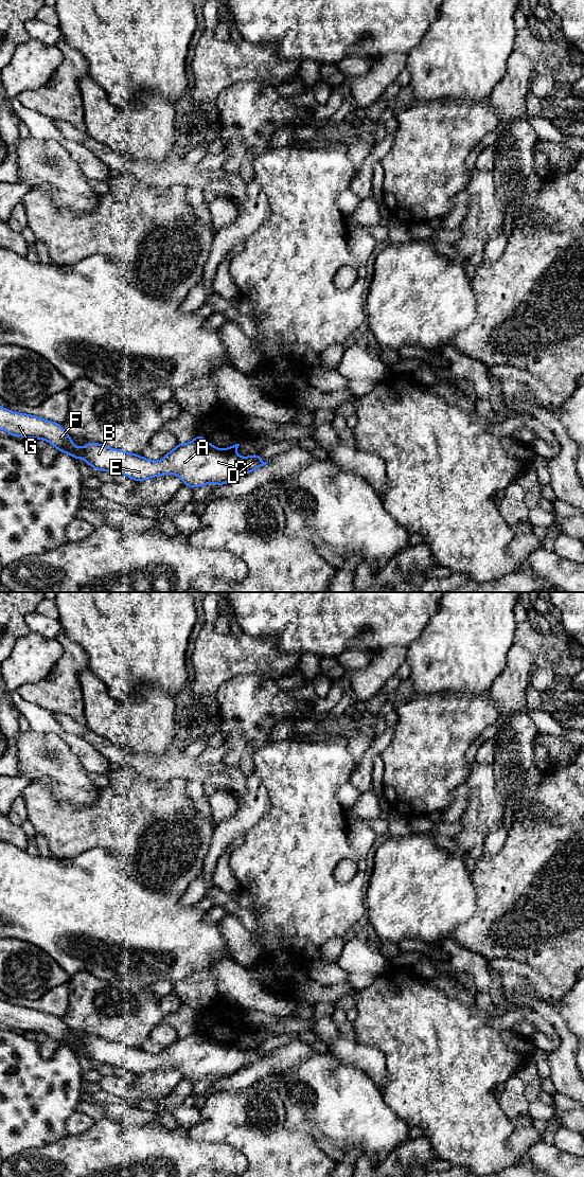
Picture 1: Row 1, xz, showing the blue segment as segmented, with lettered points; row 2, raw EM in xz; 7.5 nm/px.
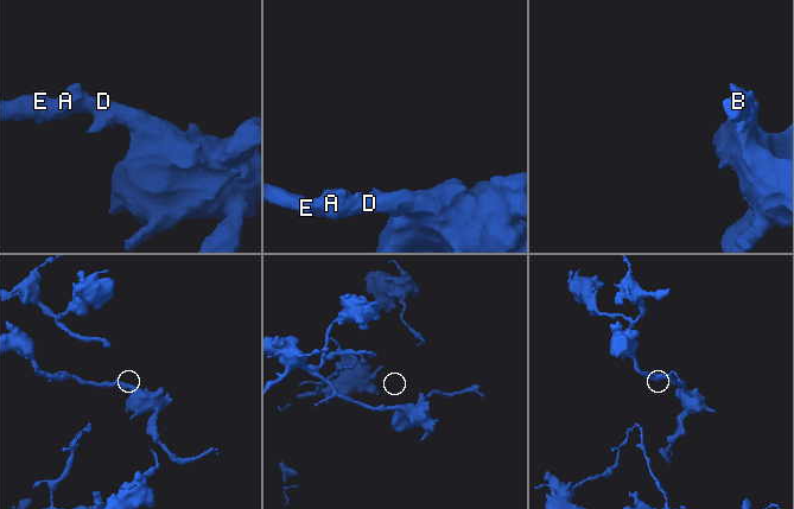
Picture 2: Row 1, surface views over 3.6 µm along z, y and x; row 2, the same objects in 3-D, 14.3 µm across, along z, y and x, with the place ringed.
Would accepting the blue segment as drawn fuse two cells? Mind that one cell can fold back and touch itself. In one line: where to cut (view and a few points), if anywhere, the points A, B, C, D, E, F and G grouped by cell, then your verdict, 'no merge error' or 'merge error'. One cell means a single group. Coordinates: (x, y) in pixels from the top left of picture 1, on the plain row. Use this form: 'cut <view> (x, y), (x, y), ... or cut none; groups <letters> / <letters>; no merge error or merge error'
cut none; groups A B C D E F G; no merge error

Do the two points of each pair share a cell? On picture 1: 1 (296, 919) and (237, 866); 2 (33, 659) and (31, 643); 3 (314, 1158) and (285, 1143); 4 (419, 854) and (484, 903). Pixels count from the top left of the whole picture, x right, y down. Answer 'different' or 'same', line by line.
1: same
2: same
3: same
4: different

